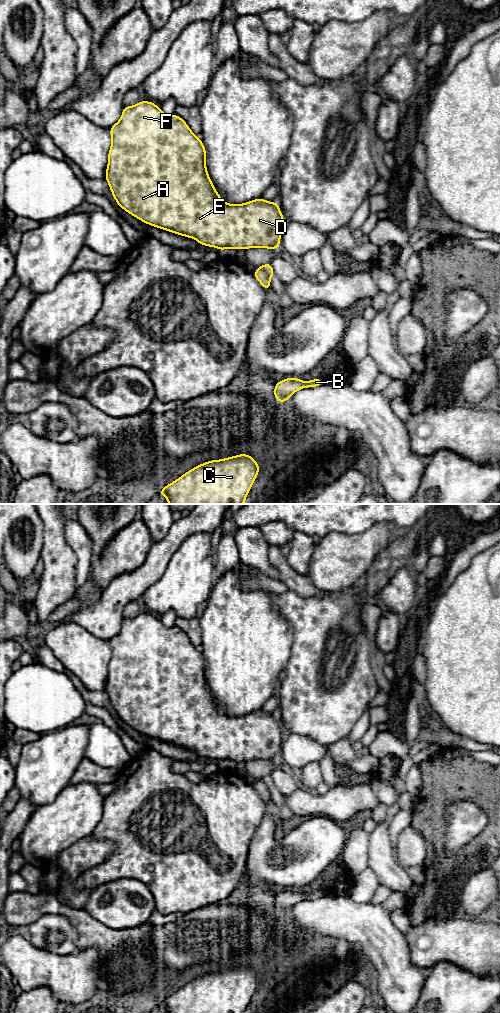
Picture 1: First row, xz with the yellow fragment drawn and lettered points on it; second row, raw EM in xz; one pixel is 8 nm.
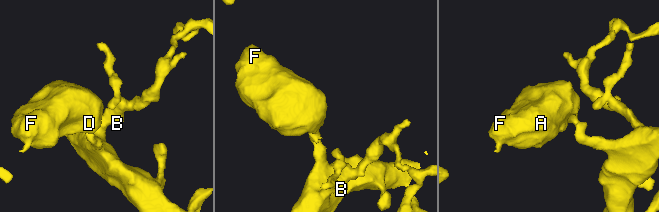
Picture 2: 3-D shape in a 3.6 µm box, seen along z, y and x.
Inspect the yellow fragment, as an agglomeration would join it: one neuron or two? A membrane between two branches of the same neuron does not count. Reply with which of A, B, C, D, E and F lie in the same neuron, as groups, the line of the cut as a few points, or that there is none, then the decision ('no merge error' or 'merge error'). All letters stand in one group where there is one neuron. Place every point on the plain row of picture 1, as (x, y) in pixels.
A D E F / B C; cut in xz along (258, 779), (268, 789); merge error

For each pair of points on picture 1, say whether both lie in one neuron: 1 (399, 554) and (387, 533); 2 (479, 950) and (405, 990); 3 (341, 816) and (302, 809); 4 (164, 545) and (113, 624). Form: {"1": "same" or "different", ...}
{"1": "different", "2": "different", "3": "same", "4": "same"}

